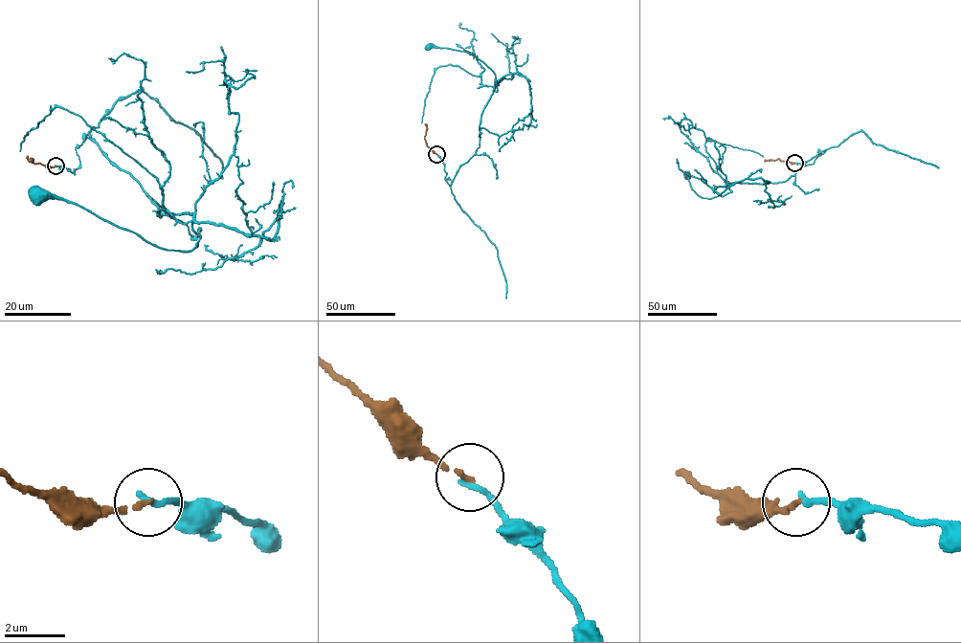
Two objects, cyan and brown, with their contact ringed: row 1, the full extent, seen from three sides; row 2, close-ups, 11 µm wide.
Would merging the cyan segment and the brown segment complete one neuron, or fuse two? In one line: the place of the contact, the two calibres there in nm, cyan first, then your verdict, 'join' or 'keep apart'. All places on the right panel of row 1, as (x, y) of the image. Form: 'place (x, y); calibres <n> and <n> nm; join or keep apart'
place (794, 163); calibres 200 and 150 nm; keep apart

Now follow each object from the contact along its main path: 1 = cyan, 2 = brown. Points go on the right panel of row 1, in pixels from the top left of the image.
1: (794, 163), (813, 164), (826, 149), (785, 181), (729, 183), (731, 191), (723, 196), (700, 197), (686, 175)
2: (794, 163), (778, 159), (764, 161)

